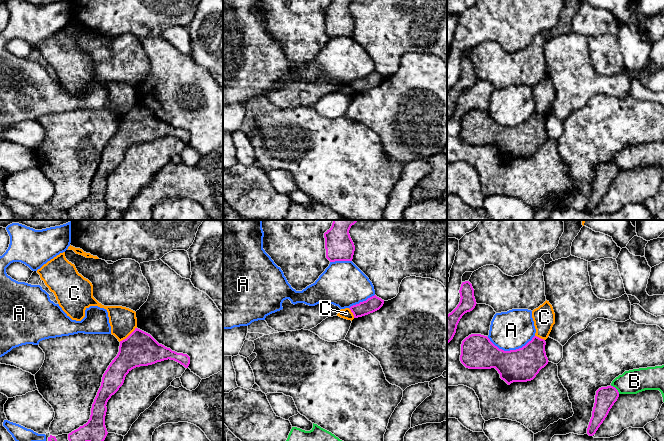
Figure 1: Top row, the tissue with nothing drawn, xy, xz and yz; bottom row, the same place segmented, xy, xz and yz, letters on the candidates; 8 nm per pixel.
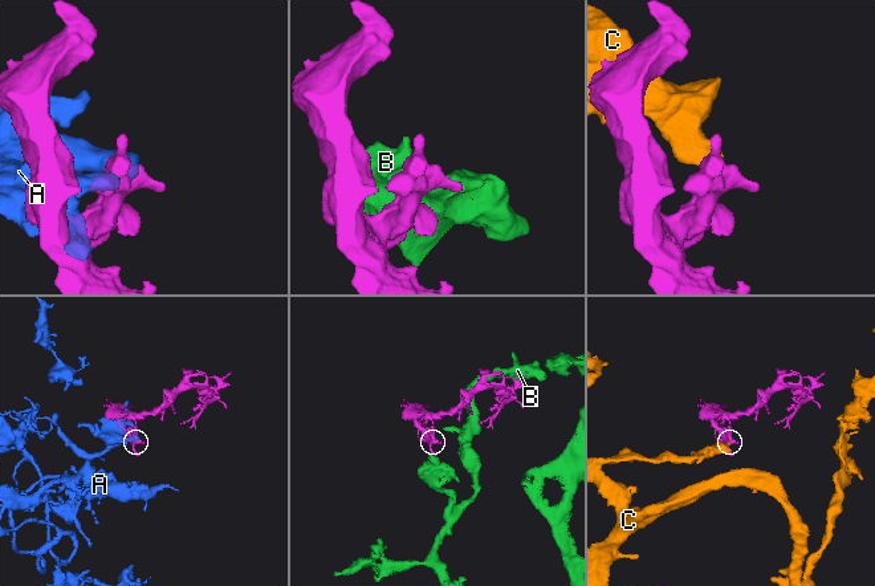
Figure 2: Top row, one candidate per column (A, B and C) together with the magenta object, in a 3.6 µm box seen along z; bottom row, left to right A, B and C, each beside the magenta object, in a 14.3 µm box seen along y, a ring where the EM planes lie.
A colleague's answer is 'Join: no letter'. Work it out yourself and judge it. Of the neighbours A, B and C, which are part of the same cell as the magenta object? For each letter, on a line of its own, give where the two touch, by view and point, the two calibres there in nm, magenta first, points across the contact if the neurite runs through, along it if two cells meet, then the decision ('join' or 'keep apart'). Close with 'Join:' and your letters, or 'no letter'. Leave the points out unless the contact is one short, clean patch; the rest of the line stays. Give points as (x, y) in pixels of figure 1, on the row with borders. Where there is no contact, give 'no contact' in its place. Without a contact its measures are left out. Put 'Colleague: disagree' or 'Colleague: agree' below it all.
A: contact yz (511, 350); calibres 280 and 320 nm; keep apart
B: contact yz (615, 388); calibres 170 and 190 nm; keep apart
C: contact xy (128, 336); calibres 280 and 220 nm; border xy (136, 327), (119, 341); keep apart
Join: no letter
Colleague: agree

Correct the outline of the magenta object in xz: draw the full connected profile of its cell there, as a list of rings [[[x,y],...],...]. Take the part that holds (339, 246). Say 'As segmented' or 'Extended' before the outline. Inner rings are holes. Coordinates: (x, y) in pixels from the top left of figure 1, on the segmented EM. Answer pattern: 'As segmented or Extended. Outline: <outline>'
As segmented. Outline: [[[333,220],[332,226],[324,233],[326,258],[330,262],[352,261],[355,246],[349,230],[358,220]]]

